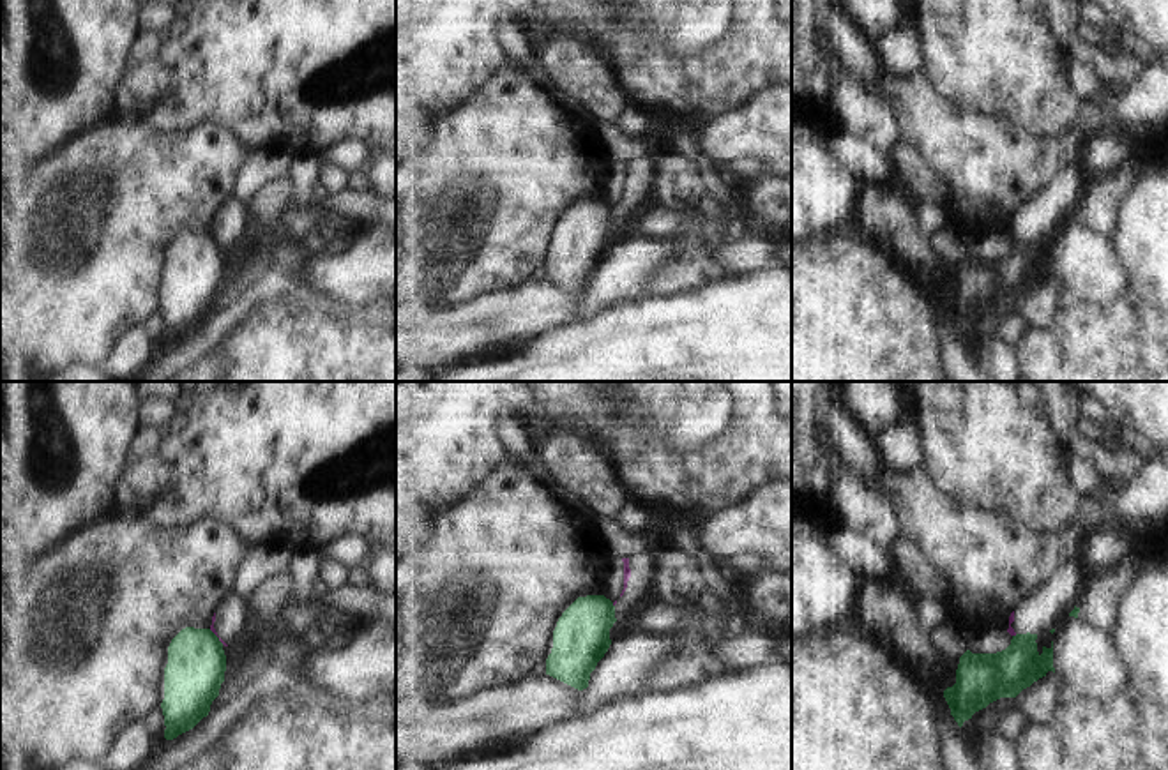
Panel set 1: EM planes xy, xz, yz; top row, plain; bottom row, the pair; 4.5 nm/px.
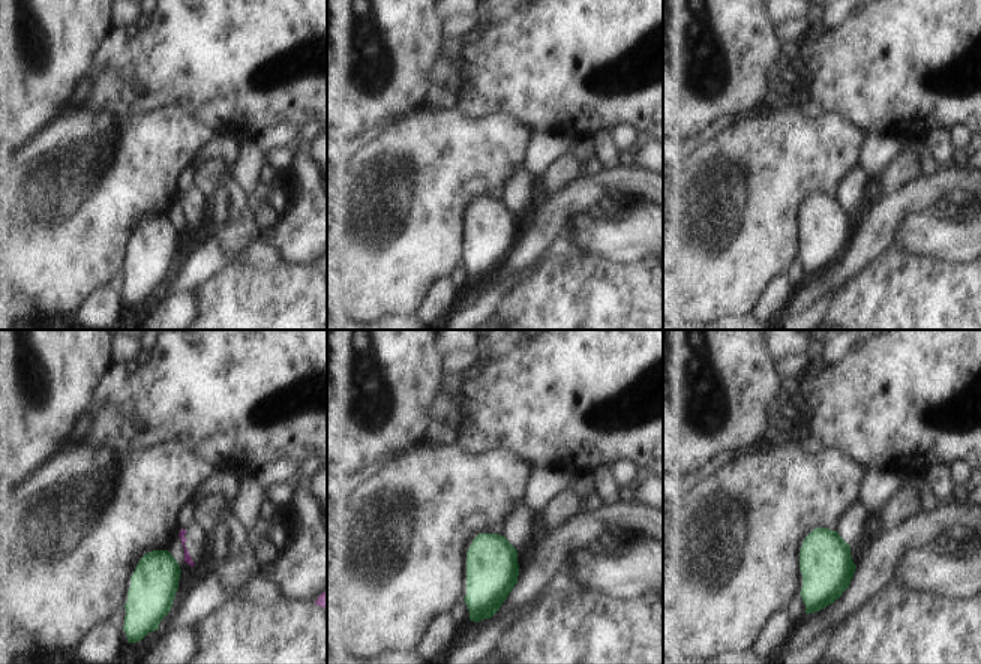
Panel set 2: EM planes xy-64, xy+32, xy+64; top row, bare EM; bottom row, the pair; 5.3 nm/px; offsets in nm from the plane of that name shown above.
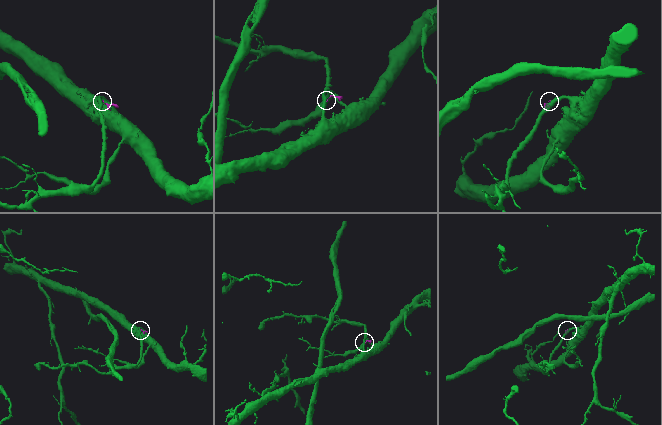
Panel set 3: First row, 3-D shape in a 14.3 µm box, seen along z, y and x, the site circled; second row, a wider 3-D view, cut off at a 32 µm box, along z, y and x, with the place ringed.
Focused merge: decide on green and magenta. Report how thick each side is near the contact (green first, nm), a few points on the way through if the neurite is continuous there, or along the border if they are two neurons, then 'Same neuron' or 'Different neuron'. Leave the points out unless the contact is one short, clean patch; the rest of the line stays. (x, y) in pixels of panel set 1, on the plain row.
Thickness 260 nm (green) against 20 nm. Boundary: xy (209, 234), (223, 248). Different neuron

